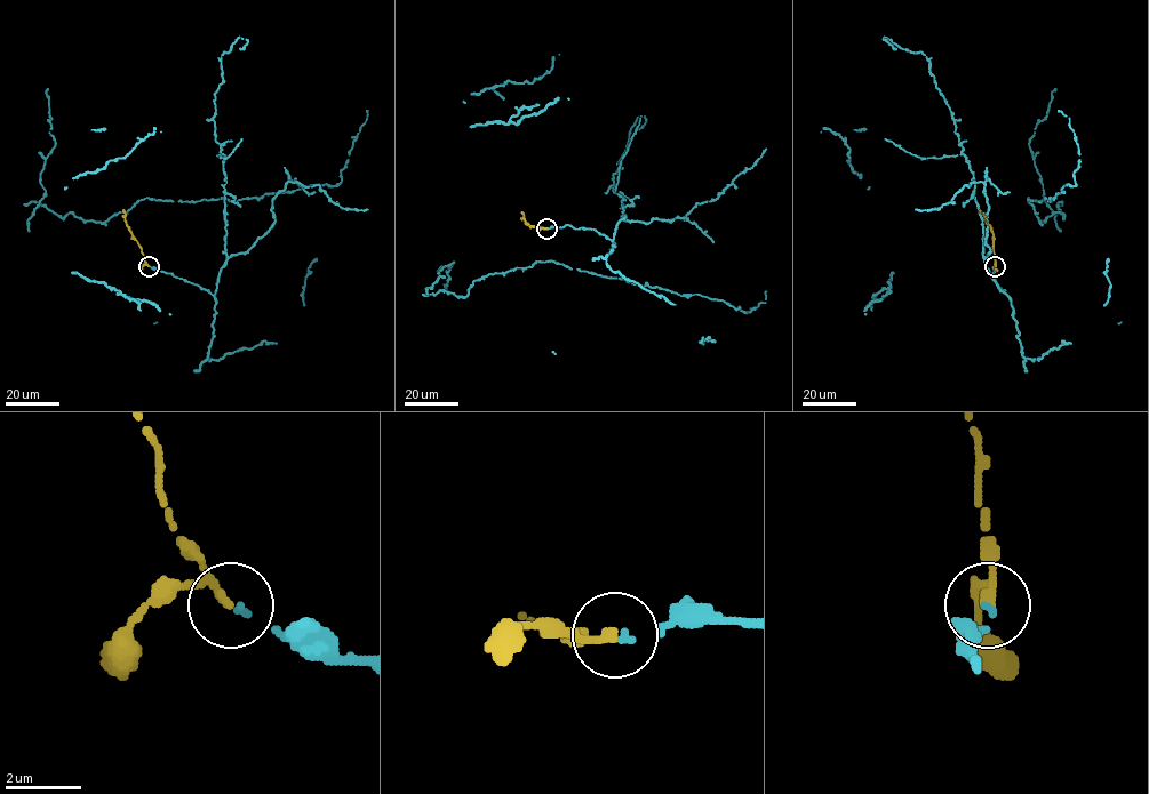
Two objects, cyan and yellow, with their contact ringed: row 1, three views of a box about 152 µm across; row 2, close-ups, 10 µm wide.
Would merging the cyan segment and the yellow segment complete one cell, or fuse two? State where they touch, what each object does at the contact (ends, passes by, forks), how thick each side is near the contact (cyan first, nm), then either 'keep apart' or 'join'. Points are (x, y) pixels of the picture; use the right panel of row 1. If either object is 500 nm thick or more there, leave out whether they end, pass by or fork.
(995, 266) | cyan ends | yellow passes by | 140/170 nm | join

